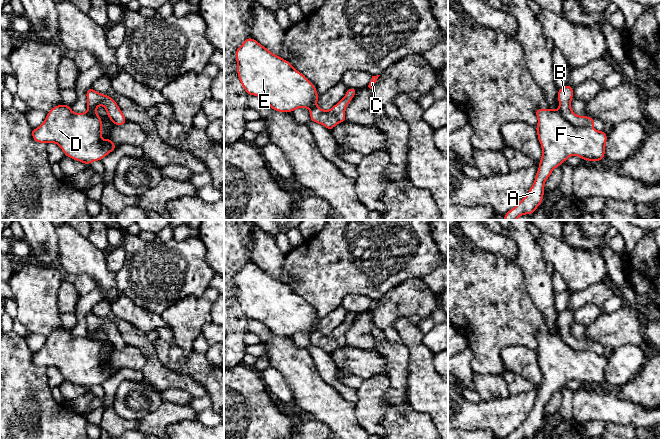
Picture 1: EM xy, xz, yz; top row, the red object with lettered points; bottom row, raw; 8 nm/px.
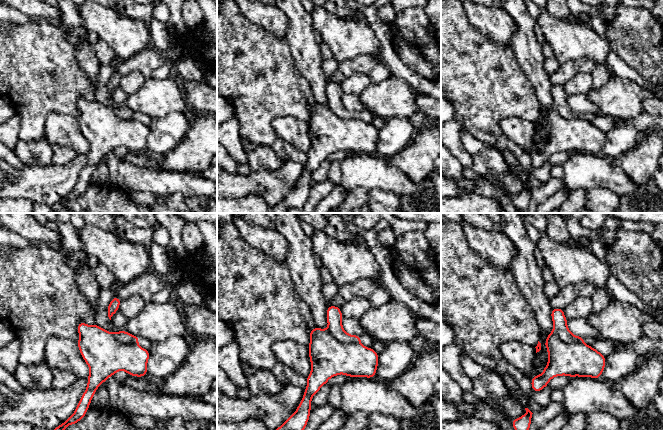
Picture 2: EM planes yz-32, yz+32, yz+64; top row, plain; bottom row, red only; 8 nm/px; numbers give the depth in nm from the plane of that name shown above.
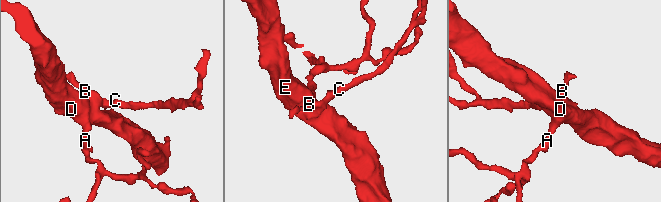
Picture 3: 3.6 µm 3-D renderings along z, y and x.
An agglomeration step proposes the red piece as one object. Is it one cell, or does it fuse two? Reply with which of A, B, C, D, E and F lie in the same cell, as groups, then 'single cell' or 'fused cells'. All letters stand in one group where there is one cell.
A D E F / B C | fused cells

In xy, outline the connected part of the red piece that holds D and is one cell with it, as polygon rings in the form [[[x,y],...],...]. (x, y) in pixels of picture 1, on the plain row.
[[[63,327],[54,330],[43,347],[31,353],[31,359],[38,367],[56,367],[65,380],[90,389],[117,372],[110,361],[102,365],[101,352],[100,340],[89,336],[74,337]]]

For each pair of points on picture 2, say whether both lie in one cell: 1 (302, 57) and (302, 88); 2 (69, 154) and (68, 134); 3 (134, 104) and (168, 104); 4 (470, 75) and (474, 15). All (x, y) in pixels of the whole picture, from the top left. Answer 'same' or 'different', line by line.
1: different
2: different
3: same
4: different

